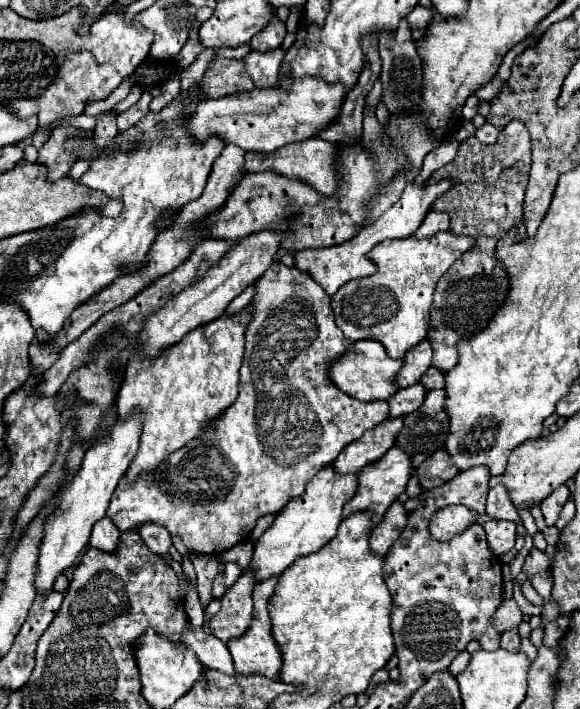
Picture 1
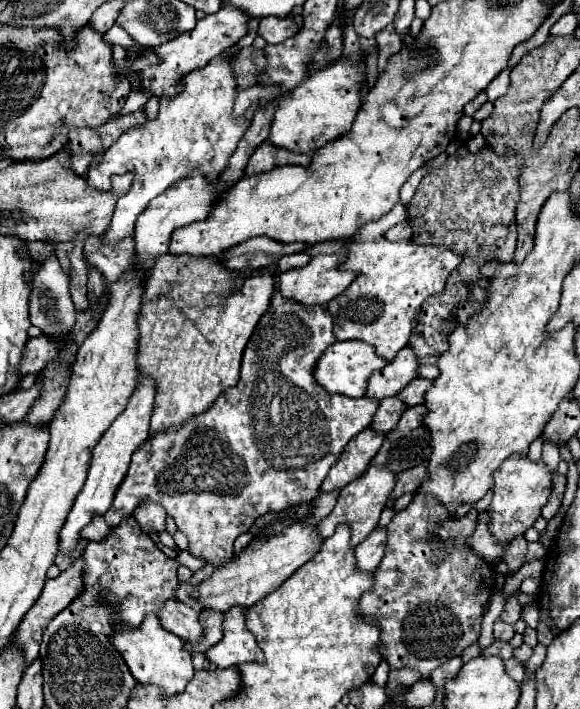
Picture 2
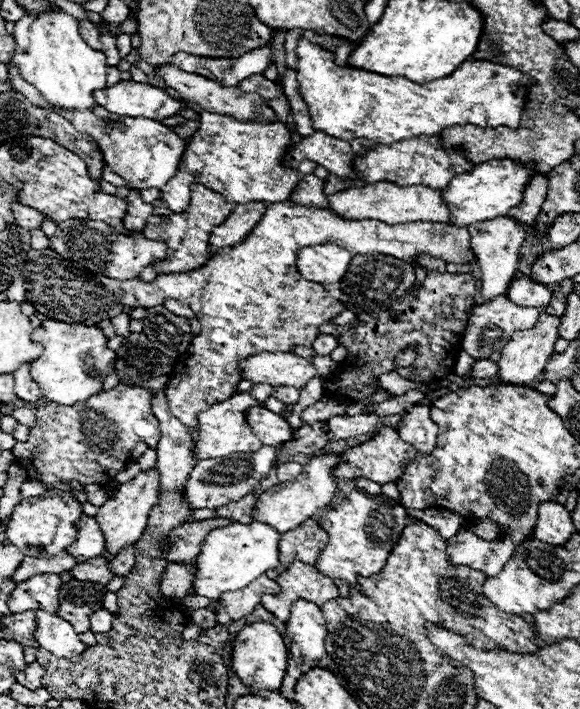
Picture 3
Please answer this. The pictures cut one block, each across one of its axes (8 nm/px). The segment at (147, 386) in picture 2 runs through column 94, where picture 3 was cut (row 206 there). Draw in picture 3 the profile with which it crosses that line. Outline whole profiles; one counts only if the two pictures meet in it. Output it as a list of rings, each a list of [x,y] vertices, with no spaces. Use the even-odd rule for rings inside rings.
[[[488,160],[482,164],[476,164],[470,172],[464,172],[464,176],[456,176],[456,180],[450,180],[448,188],[442,190],[442,198],[450,210],[450,226],[470,226],[472,222],[490,220],[496,216],[506,216],[510,208],[518,206],[522,200],[522,190],[534,172],[528,166],[514,164],[512,160]]]

